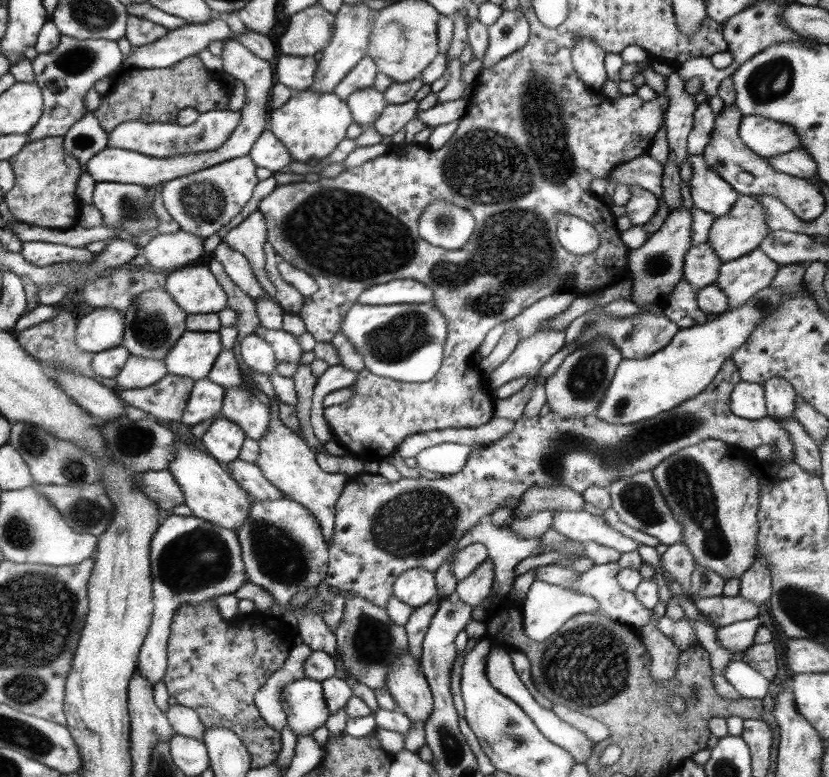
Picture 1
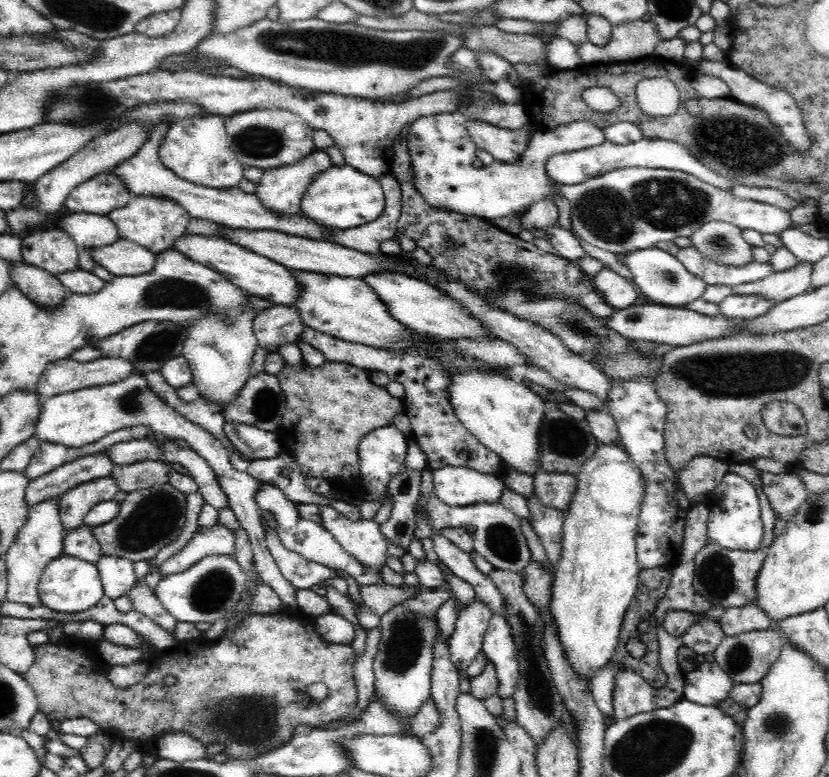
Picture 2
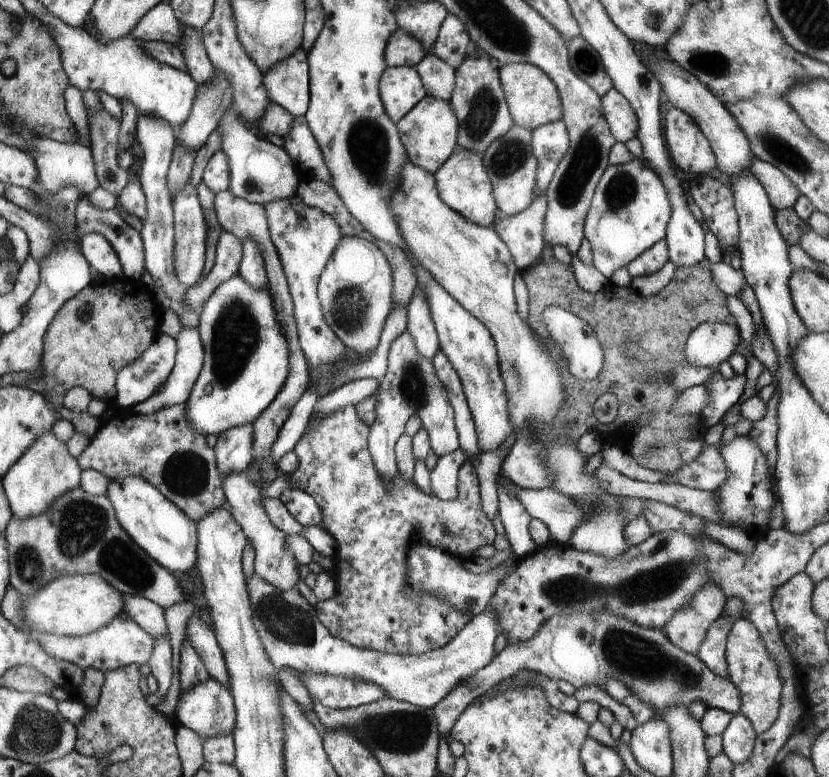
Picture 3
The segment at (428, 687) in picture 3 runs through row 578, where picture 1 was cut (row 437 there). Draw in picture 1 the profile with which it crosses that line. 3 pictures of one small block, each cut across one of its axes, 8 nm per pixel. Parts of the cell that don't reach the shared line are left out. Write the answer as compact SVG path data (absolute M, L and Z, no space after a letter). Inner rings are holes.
M229 388L225 390L225 404L221 406L221 418L241 426L245 436L251 440L261 440L269 432L271 408L259 404L249 390Z

